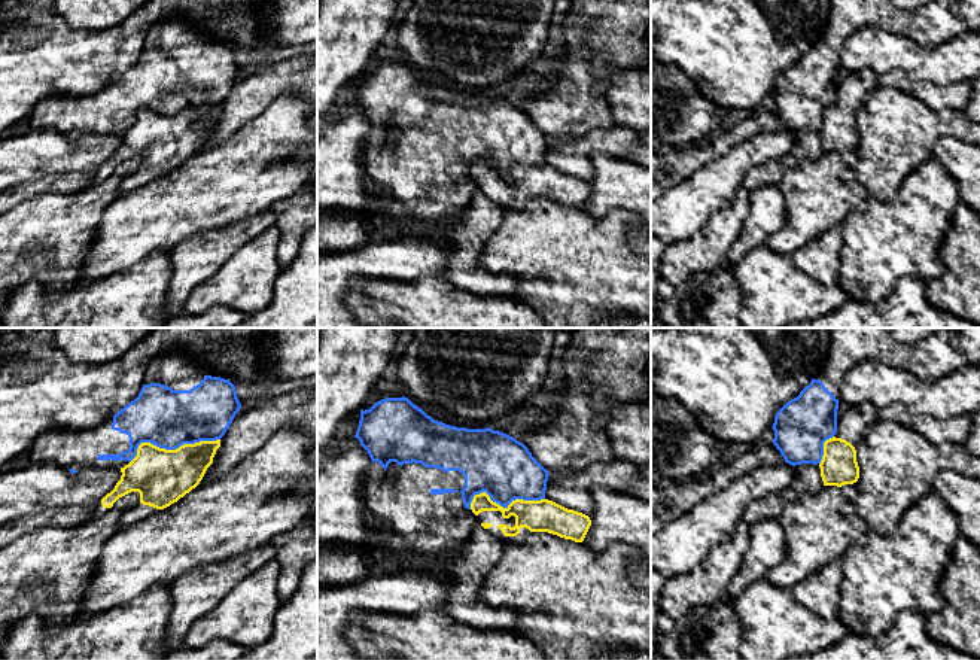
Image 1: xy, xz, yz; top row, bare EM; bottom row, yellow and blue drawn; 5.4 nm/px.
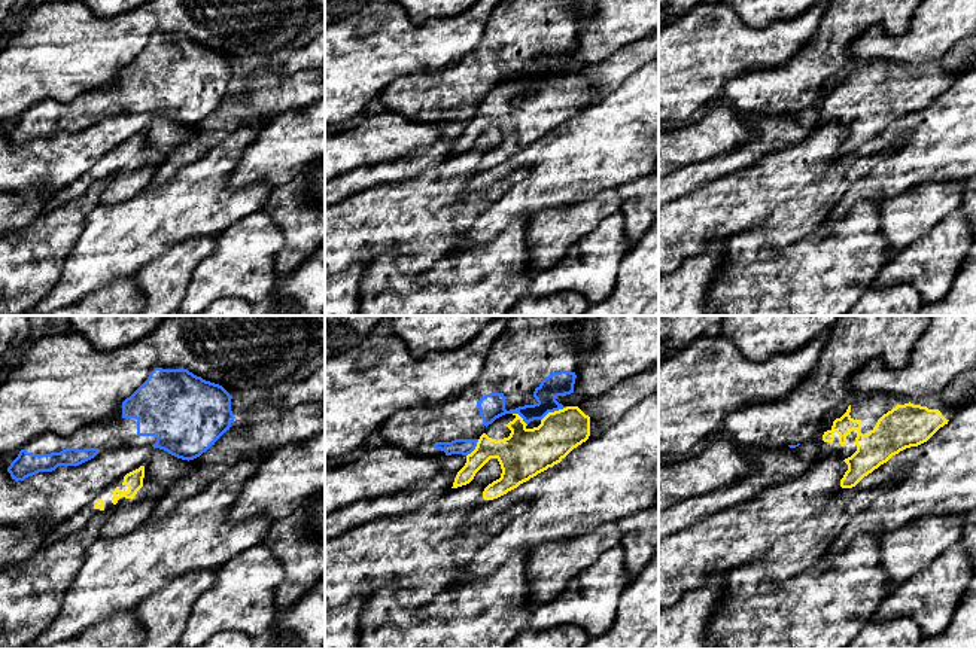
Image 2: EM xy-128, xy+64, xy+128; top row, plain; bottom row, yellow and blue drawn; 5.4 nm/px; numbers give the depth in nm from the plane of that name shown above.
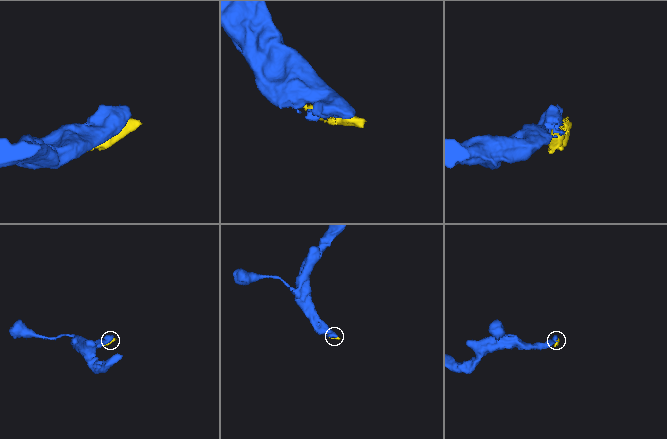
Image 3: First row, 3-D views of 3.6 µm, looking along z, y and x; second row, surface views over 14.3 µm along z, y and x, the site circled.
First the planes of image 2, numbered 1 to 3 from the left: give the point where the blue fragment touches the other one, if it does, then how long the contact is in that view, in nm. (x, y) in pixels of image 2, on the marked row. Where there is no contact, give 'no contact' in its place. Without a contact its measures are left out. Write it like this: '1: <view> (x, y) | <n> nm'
1: no contact
2: xy+64 (555, 411) | 160 nm
3: no contact

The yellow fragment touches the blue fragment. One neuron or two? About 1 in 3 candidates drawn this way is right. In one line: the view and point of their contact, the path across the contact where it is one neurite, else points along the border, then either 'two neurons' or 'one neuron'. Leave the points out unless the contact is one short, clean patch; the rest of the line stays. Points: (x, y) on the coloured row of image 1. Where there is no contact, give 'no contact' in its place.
contact xy (170, 450); two neurons

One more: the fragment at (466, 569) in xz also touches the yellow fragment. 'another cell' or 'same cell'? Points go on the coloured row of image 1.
another cell

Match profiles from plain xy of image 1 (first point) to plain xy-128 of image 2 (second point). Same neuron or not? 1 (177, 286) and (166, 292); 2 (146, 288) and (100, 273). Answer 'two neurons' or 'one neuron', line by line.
1: one neuron
2: two neurons

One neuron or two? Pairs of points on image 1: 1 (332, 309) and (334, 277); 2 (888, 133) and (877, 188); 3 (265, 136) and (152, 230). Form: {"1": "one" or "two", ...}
{"1": "one", "2": "one", "3": "one"}

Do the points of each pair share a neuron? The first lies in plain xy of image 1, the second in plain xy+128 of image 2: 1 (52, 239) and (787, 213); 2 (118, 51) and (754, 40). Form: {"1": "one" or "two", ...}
{"1": "one", "2": "one"}

